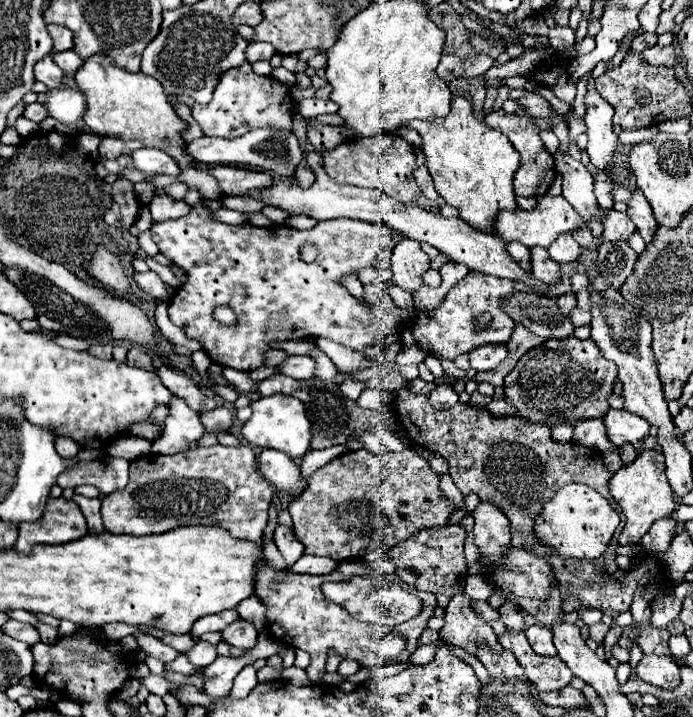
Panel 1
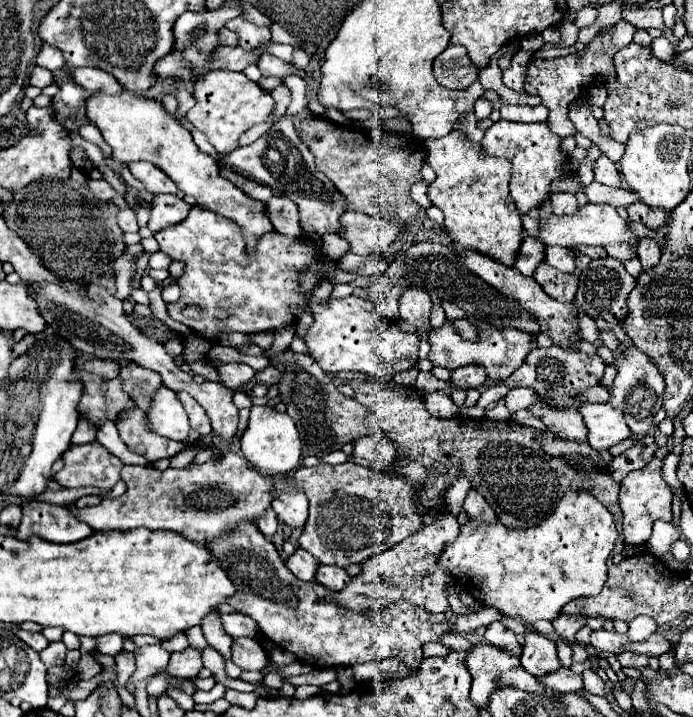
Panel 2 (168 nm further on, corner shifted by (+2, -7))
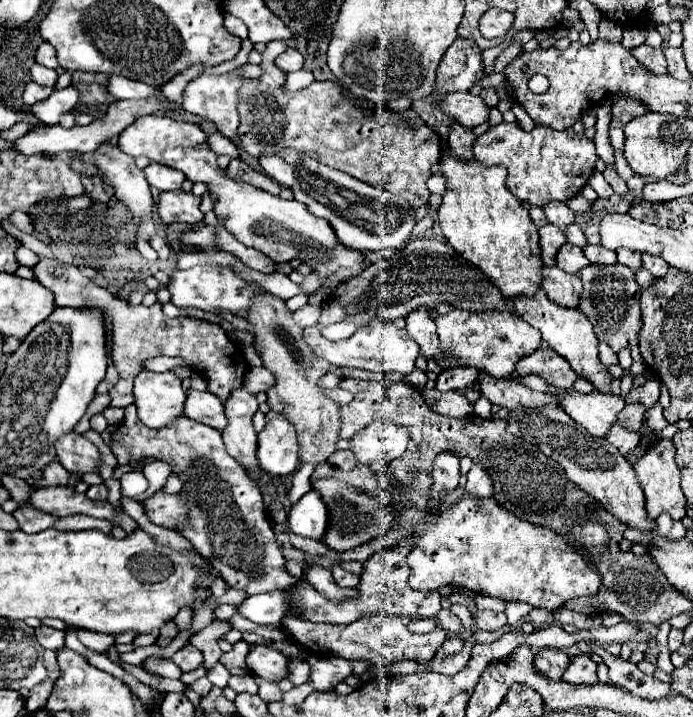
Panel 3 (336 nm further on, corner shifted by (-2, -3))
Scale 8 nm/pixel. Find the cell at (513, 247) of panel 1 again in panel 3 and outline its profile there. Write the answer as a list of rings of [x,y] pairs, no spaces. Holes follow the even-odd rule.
[[[551,223],[539,229],[539,247],[541,247],[541,261],[545,267],[555,265],[555,251],[565,243],[565,235]]]

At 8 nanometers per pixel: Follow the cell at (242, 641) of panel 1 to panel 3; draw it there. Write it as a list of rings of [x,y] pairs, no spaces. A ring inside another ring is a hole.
[[[253,645],[245,657],[247,667],[251,673],[259,675],[265,681],[279,681],[281,677],[287,677],[287,657],[267,645]]]

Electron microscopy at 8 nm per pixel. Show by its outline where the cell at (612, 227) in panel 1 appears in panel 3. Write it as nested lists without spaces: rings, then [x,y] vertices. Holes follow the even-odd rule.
[[[621,247],[621,249],[617,251],[617,261],[623,263],[623,265],[627,265],[627,267],[631,267],[633,271],[637,271],[637,269],[641,267],[641,253]]]

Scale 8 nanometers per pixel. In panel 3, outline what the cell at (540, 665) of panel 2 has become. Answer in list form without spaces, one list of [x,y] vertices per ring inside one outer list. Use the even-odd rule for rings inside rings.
[[[539,649],[535,653],[535,669],[543,675],[547,675],[549,679],[559,681],[563,671],[569,665],[569,655],[561,649]]]

